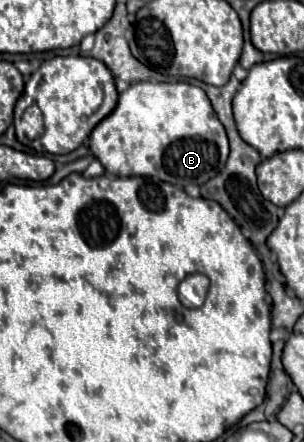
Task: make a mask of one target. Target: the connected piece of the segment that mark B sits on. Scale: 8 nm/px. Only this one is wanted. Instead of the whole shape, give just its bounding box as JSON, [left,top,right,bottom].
[89,82,229,186]

